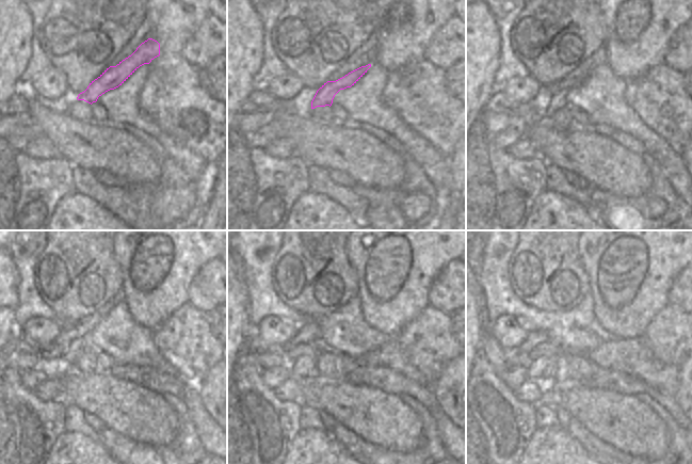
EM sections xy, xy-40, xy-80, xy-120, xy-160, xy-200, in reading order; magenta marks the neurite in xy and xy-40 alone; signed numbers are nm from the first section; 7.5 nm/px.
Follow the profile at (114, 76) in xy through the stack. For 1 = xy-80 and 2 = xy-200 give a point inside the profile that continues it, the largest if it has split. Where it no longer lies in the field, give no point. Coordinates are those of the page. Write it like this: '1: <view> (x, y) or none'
1: xy-80 (560, 99)
2: xy-200 (542, 369)

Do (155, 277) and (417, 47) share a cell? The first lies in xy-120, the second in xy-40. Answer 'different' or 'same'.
same

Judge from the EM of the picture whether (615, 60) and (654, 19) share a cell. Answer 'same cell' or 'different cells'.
same cell

